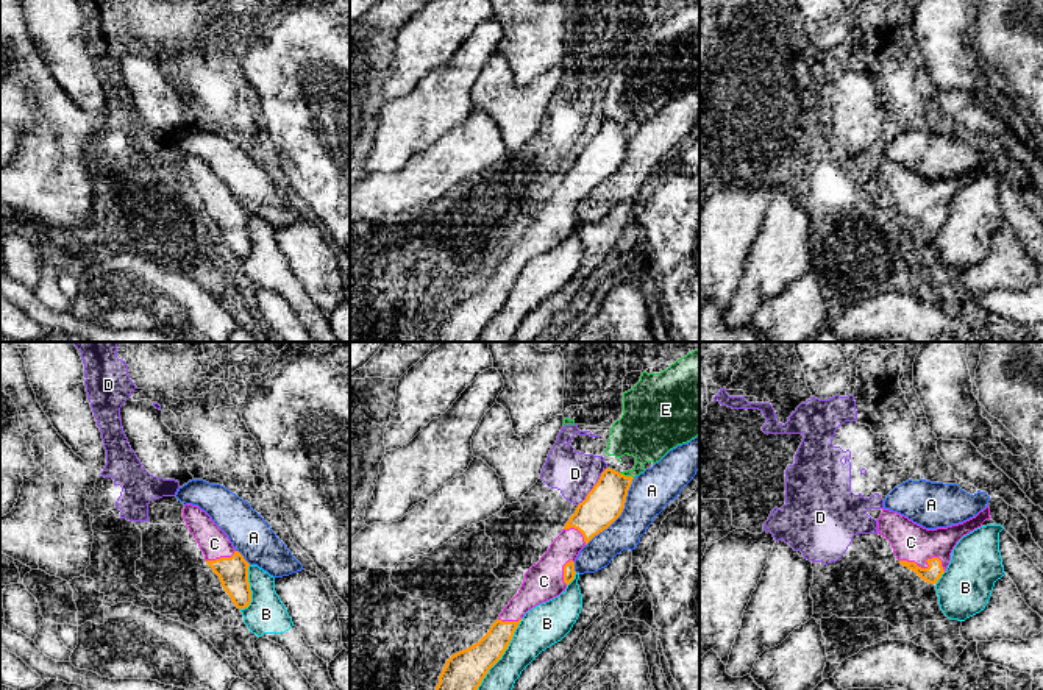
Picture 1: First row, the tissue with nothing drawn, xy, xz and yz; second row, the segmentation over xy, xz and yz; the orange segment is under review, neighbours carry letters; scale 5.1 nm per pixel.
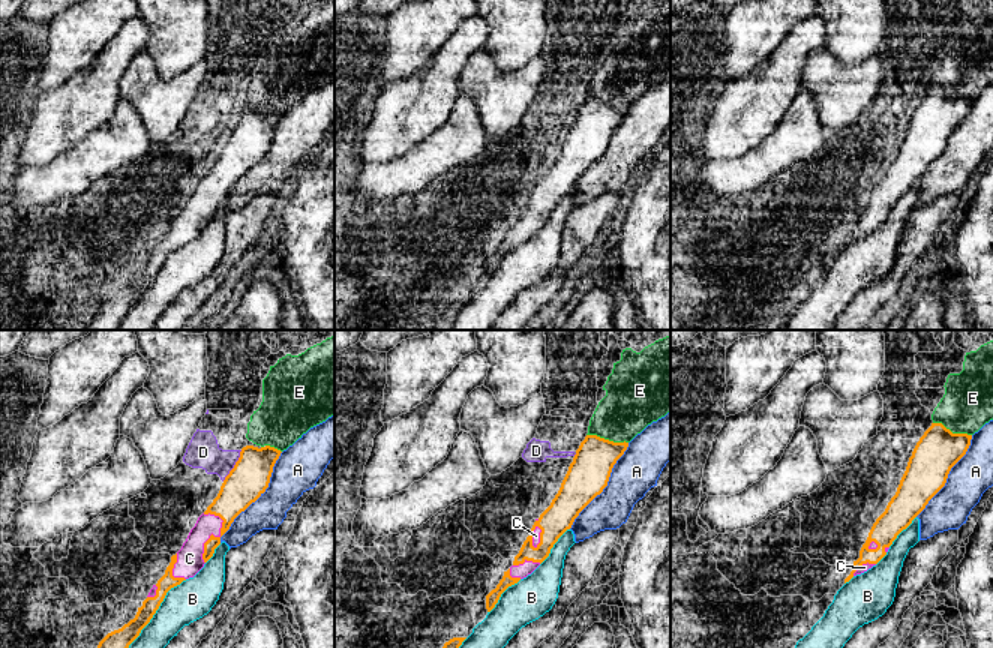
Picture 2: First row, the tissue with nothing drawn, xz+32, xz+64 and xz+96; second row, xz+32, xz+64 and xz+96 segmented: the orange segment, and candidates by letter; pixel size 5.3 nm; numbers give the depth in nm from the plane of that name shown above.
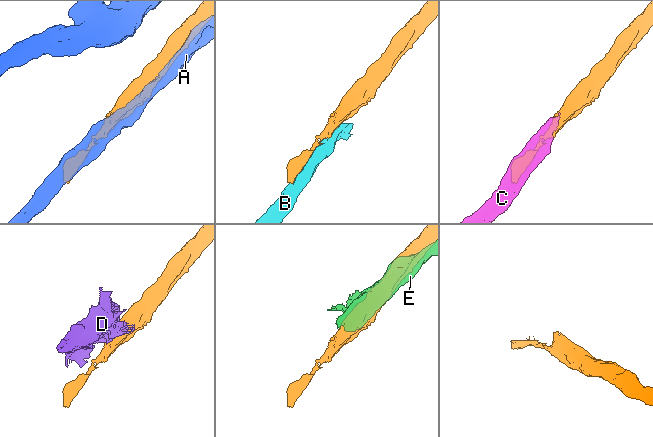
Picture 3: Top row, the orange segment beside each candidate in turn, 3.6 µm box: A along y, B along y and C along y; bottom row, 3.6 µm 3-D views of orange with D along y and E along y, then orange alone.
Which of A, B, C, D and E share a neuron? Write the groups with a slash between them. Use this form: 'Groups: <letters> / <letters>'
Groups: A / B / C / D E

